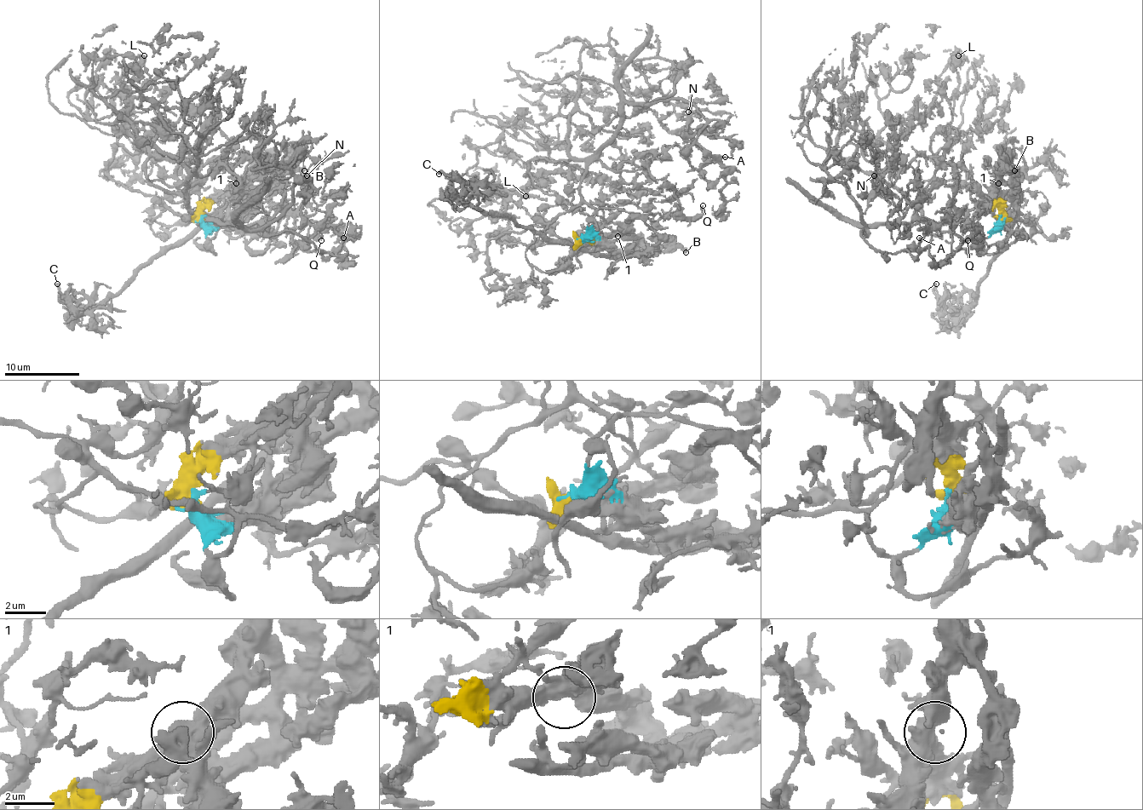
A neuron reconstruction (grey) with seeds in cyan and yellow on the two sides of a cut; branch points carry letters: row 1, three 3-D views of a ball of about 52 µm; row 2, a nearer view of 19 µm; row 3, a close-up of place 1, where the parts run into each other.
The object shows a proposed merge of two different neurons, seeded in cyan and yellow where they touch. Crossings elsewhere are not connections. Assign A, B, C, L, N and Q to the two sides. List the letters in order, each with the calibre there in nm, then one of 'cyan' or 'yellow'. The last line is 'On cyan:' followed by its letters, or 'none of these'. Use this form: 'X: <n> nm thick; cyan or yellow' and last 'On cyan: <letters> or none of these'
A: 150 nm thick; cyan
B: 360 nm thick; yellow
C: 240 nm thick; yellow
L: 600 nm thick; cyan
N: 80 nm thick; cyan
Q: 190 nm thick; cyan
On cyan: A, L, N, Q

